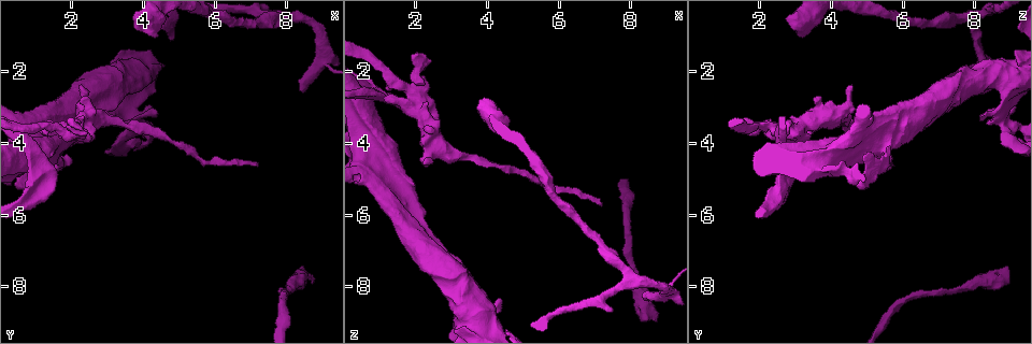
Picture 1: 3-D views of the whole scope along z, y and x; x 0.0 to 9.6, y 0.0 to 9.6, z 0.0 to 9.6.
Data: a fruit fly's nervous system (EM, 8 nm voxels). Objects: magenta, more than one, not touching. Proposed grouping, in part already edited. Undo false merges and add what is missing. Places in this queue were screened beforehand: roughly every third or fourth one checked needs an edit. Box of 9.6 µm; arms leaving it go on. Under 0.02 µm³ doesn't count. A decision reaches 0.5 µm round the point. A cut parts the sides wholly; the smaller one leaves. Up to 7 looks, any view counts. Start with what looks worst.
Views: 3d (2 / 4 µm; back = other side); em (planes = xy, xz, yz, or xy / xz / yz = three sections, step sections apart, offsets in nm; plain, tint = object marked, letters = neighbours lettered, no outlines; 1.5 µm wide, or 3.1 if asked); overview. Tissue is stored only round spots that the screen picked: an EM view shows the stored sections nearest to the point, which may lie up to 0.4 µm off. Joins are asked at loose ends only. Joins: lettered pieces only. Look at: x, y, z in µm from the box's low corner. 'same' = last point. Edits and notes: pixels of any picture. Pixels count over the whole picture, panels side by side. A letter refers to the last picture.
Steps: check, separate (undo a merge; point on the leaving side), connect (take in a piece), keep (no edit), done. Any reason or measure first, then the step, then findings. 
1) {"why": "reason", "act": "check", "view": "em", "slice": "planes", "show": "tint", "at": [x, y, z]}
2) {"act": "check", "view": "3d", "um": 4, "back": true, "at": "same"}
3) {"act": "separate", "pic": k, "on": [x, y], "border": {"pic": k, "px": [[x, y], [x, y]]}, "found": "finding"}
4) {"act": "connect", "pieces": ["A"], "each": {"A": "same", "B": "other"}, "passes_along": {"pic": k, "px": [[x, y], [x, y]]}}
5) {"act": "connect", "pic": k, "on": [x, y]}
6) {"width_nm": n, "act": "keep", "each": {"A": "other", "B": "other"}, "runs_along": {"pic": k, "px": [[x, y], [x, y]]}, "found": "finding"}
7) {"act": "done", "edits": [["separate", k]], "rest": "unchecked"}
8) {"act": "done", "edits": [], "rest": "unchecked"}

{"why": "branch stops here", "act": "check", "view": "3d", "um": 2, "at": [8.50, 7.50, 8.95]}

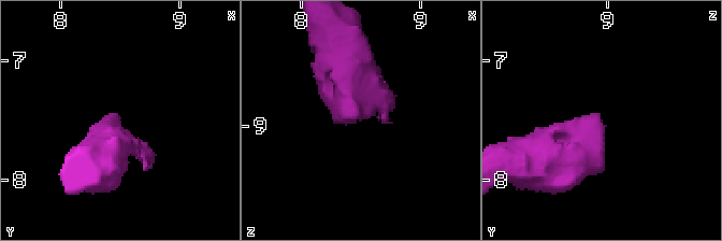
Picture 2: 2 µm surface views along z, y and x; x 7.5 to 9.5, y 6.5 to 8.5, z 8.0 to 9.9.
{"act": "check", "view": "em", "slice": "yz", "step": 8, "show": "tint", "at": [8.48, 7.46, 8.96]}

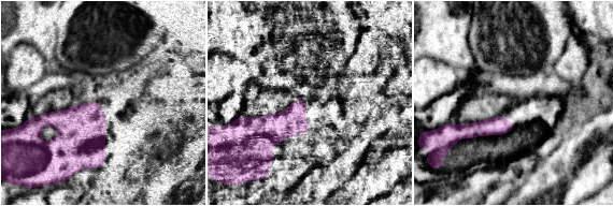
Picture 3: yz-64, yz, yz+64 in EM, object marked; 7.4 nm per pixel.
{"act": "check", "view": "em", "slice": "planes", "show": "letters", "at": "same"}

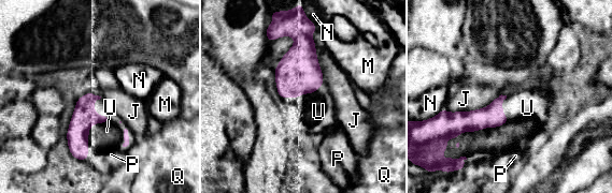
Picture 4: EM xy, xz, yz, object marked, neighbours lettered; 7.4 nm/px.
{"act": "connect", "pieces": ["U"], "each": {"J": "other", "M": "other", "N": "other", "P": "other", "Q": "other", "U": "same"}, "found": "the neuron continues"}

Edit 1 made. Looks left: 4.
{"why": "free end", "act": "check", "view": "em", "slice": "planes", "show": "letters", "at": [8.45, 2.50, 8.25]}

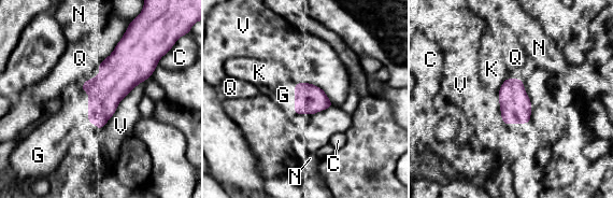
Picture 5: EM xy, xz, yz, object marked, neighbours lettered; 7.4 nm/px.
{"longest_contact_nm": ["V", 500], "act": "connect", "pieces": ["G"], "each": {"C": "other", "G": "same", "K": "other", "N": "other", "Q": "other", "V": "other"}, "found": "it goes on there"}

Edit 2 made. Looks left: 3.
{"act": "check", "view": "overview"}

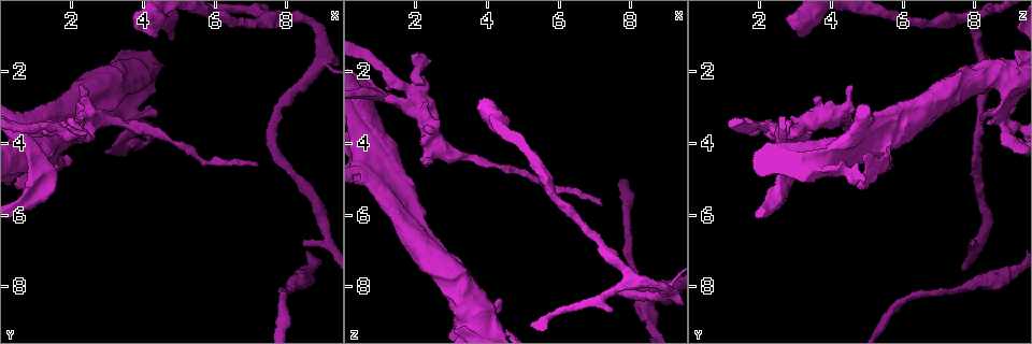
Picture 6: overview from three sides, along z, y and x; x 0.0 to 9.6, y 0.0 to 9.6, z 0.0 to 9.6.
{"why": "branch stops here", "act": "check", "view": "em", "slice": "planes", "show": "plain", "at": [2.35, 2.70, 3.60]}

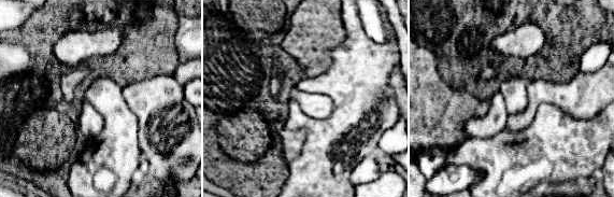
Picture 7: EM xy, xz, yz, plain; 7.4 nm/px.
{"why": "see the neighbours", "act": "check", "view": "em", "slice": "planes", "show": "letters", "at": "same"}

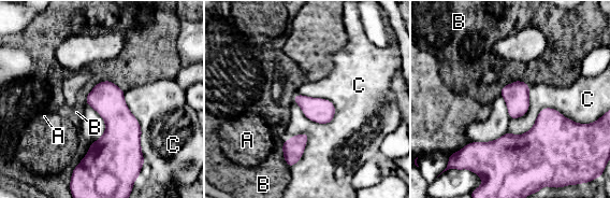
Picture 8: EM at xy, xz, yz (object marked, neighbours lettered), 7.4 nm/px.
{"longest_contact_nm": ["C", 340], "act": "keep", "each": {"A": "other", "B": "other", "C": "other"}, "border": {"pic": 8, "px": [[280, 144], [282, 157], [289, 167]]}, "found": "none of them fits"}

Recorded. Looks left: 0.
{"act": "done", "edits": [["connect", 4], ["connect", 5]], "rest": "unchecked"}

